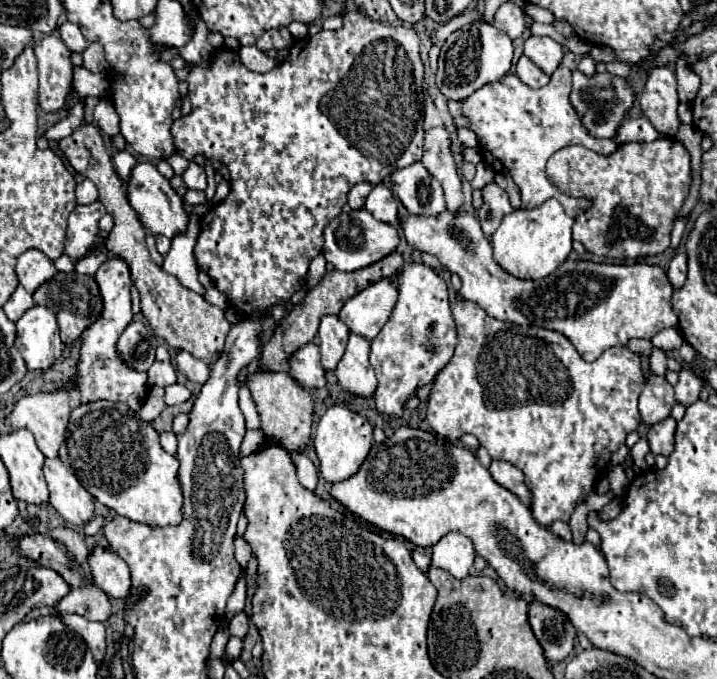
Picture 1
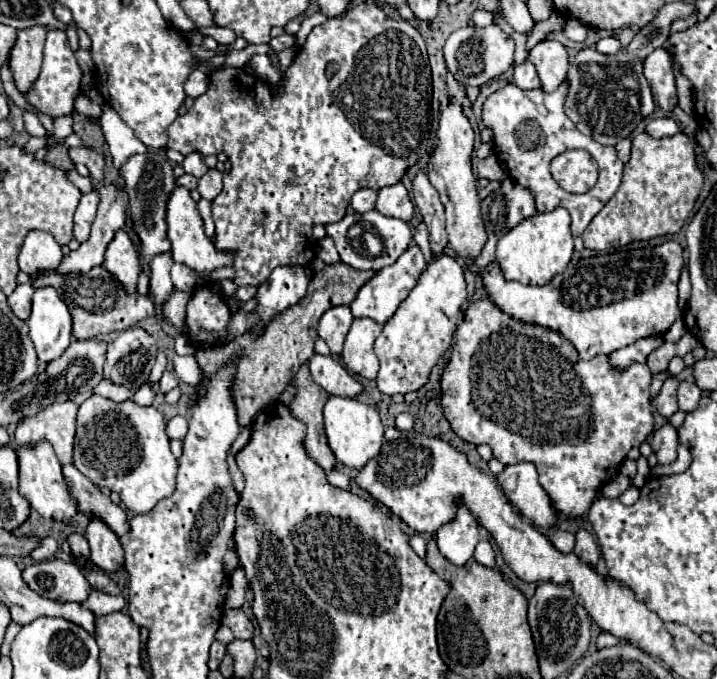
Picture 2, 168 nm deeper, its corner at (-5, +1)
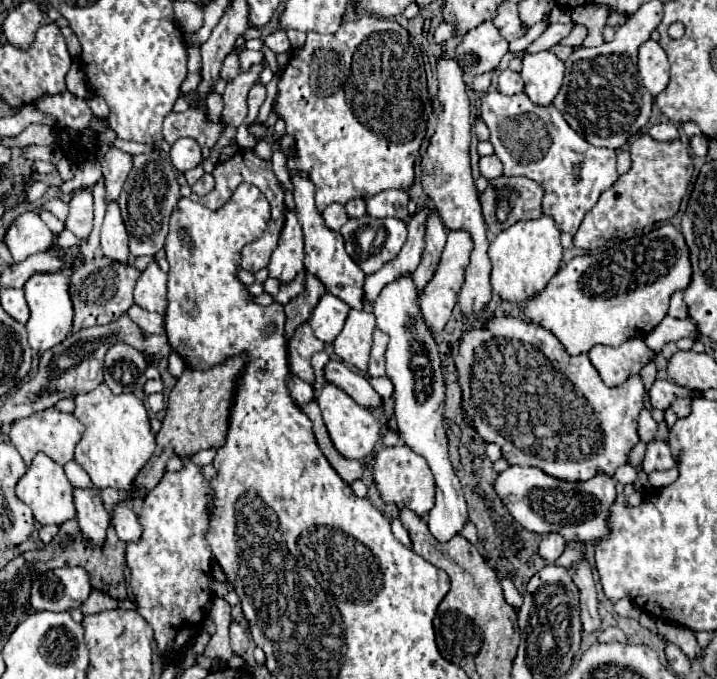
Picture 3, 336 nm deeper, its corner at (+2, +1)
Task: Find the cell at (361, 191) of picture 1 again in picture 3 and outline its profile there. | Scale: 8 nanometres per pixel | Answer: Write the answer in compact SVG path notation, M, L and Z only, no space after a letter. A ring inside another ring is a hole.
M353 199L345 205L345 209L347 209L349 217L363 217L365 215L365 201L363 199Z

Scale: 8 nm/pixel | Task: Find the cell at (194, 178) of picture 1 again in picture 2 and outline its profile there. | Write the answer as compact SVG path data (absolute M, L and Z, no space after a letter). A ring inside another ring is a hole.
M192 153L192 155L186 155L186 159L184 159L182 167L184 167L184 171L186 171L186 173L194 175L196 179L200 179L200 177L202 177L202 175L208 171L208 167L206 167L204 159L202 159L200 155L196 155L196 153Z

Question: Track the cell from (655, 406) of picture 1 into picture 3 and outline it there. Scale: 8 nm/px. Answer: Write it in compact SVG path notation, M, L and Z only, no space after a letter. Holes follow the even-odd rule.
M657 379L657 381L653 383L653 387L649 389L649 403L651 403L653 409L665 411L667 407L671 407L671 403L673 403L677 397L693 397L693 395L695 395L695 393L693 393L691 389L681 387L681 385L677 385L677 383L669 381L669 379L665 379L665 381Z

